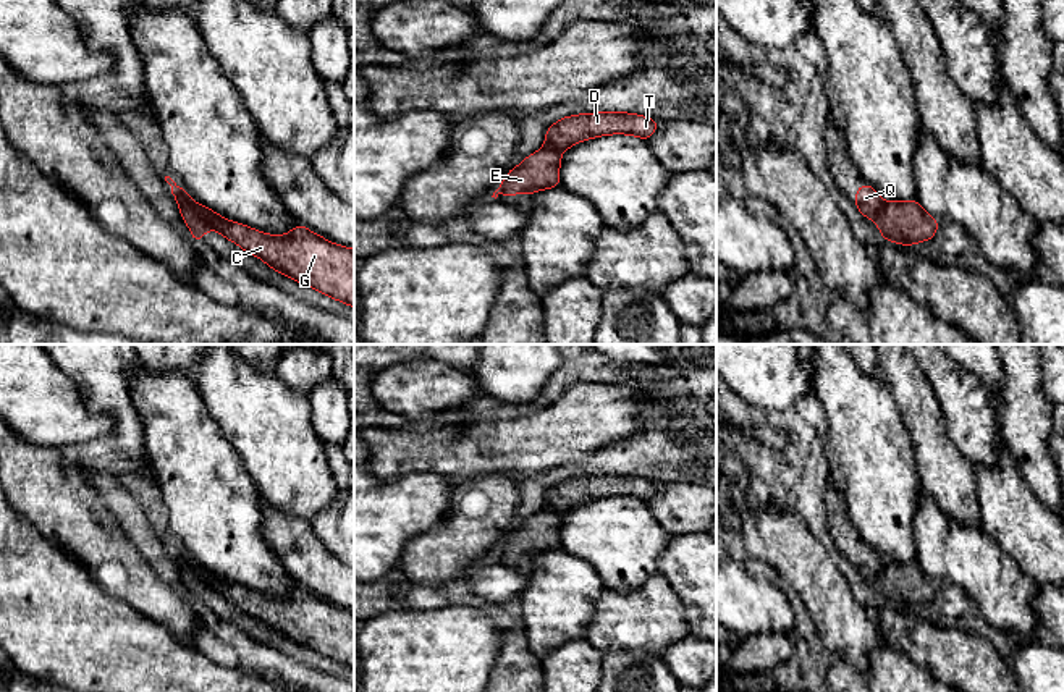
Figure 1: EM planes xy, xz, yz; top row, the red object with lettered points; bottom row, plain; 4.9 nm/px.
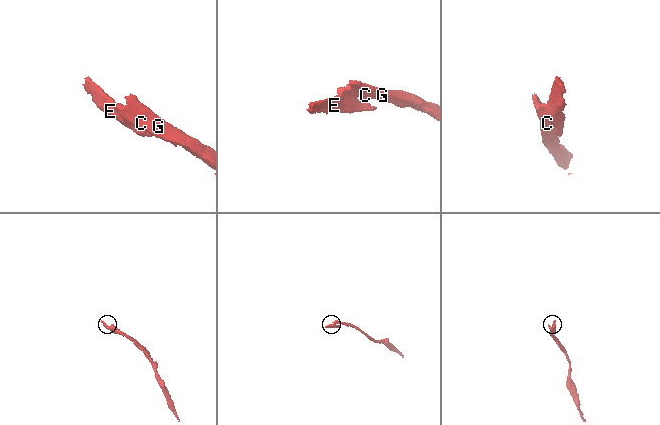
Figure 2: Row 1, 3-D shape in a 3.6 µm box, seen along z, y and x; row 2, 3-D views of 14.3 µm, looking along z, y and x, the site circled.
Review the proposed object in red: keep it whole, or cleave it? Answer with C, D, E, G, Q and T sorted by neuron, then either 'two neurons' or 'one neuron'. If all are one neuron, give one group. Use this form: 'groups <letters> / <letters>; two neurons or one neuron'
groups C D G Q T / E; two neurons

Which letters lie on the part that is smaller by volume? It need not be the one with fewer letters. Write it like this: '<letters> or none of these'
E

